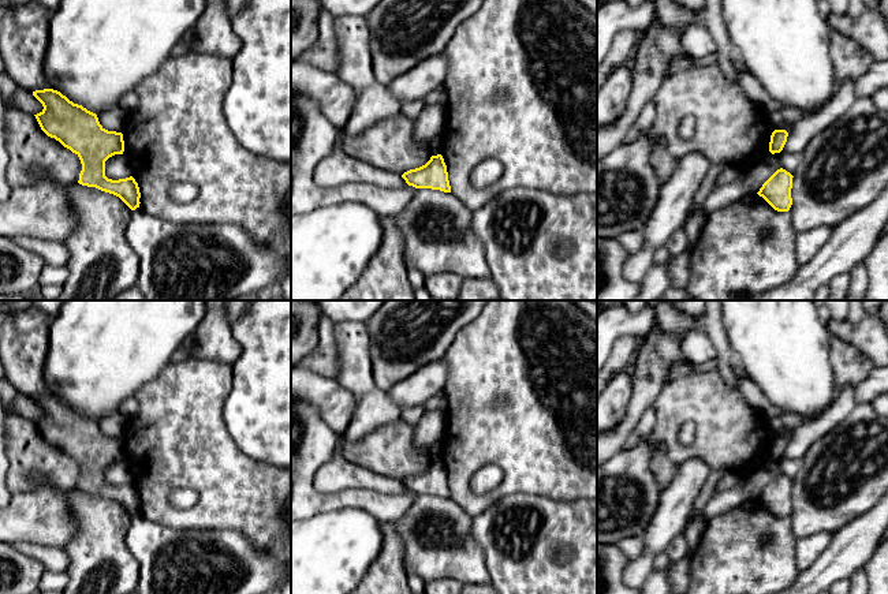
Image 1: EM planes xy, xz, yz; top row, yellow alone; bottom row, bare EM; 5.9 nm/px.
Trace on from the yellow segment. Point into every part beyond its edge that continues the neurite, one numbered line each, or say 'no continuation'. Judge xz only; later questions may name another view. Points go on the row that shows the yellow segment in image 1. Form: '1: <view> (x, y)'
no continuation

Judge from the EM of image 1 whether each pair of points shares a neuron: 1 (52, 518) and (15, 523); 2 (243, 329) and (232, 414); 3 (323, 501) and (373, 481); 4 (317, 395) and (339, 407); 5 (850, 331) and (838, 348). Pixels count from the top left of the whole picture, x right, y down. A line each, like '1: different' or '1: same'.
1: same
2: same
3: different
4: same
5: different

